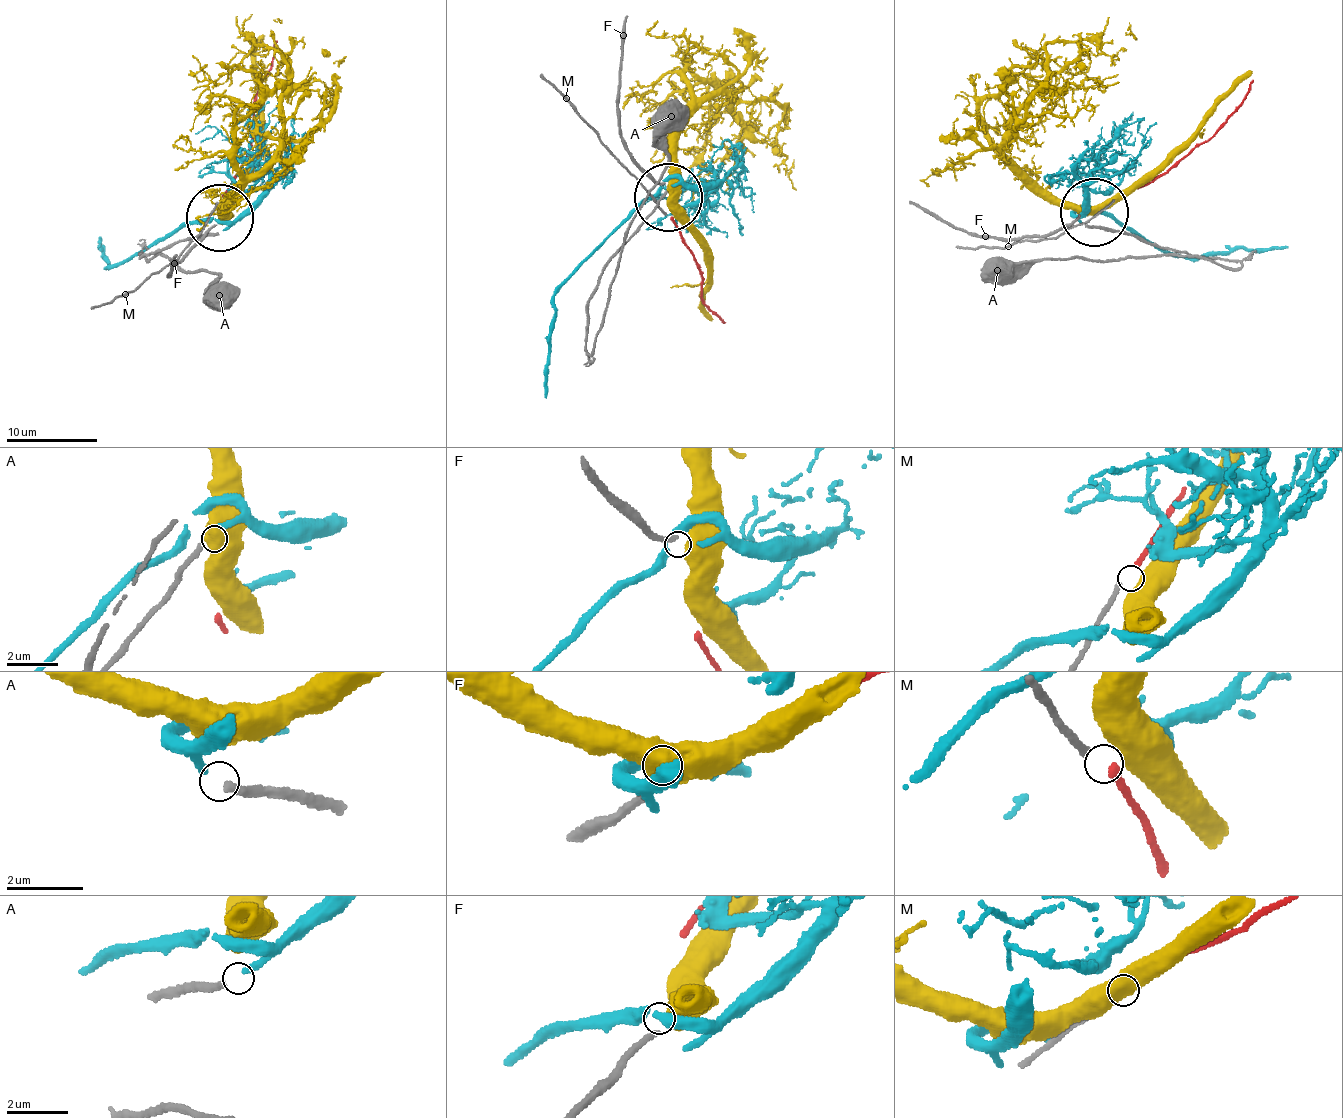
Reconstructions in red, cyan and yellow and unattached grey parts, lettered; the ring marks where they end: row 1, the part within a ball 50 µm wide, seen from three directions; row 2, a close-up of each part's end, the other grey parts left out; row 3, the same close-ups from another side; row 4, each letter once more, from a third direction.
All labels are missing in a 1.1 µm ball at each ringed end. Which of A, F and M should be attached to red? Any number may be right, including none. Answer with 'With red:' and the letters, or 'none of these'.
With red: none of these

